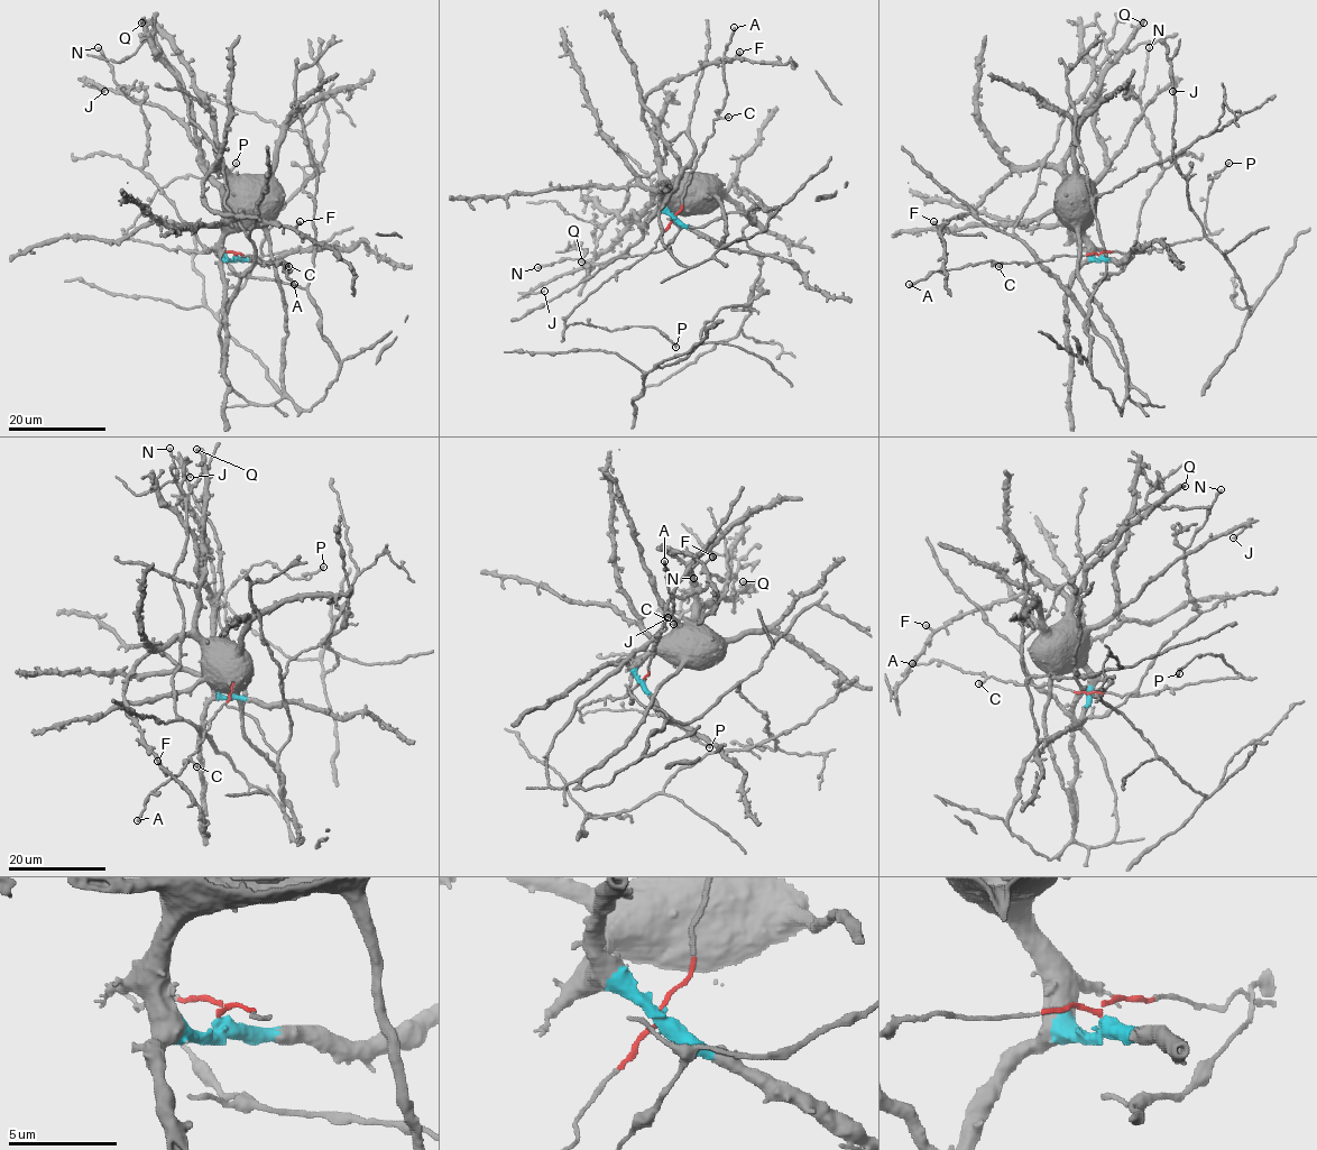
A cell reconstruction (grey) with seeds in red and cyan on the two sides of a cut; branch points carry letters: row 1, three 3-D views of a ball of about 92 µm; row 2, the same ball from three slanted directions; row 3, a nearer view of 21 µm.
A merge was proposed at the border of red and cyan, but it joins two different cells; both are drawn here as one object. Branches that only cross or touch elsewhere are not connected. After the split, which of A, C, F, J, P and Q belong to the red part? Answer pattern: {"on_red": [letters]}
{"on_red": ["A", "C", "P"]}

